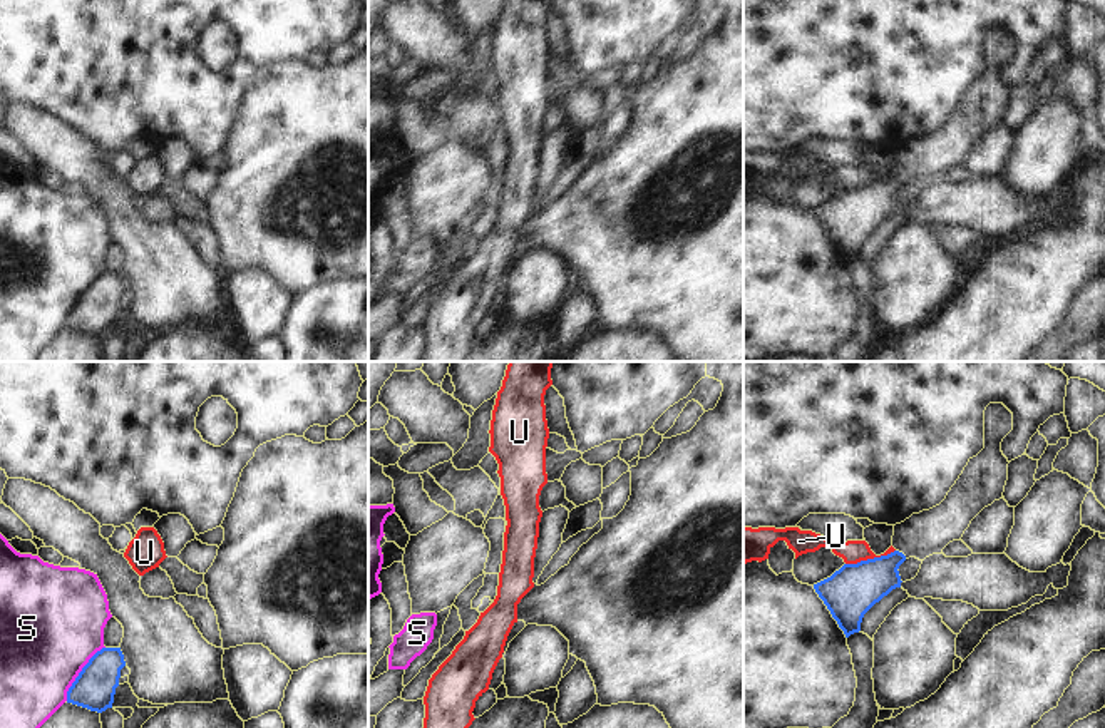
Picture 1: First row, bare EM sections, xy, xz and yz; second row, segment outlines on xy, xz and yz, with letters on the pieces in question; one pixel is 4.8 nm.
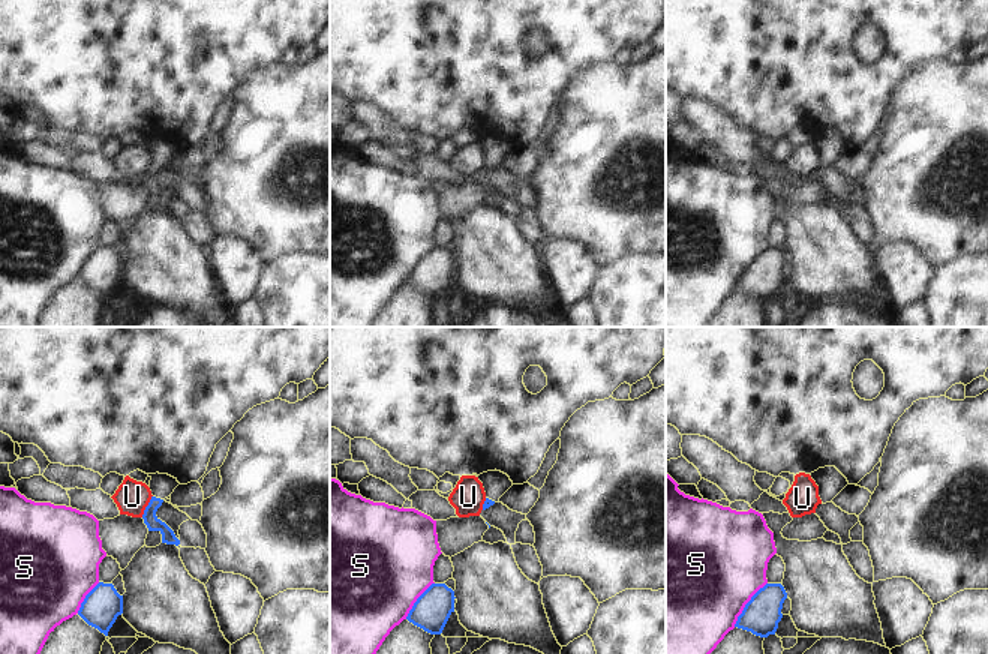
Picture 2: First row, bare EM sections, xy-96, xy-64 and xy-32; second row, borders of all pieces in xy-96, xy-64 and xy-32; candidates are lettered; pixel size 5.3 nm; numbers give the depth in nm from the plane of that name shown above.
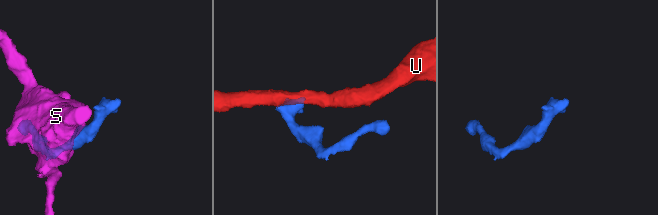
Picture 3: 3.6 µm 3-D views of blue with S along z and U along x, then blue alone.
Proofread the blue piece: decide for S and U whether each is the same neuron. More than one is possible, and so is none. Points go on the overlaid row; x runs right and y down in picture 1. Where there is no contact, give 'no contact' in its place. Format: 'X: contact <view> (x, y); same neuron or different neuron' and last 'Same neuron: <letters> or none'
S: contact xy (79, 673); different neuron
U: contact yz (869, 559); different neuron
Same neuron: none

